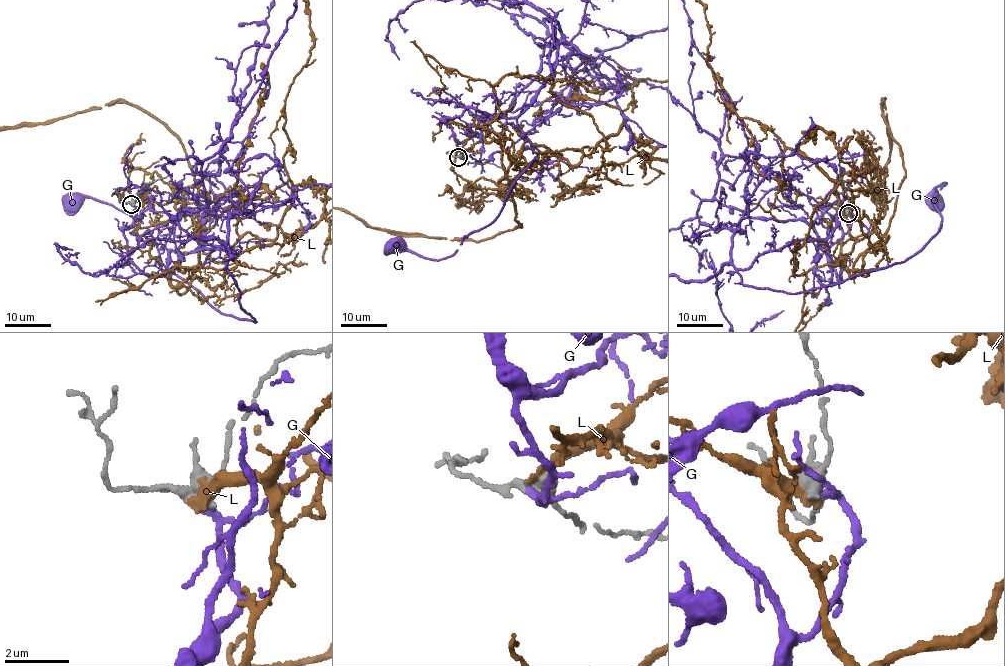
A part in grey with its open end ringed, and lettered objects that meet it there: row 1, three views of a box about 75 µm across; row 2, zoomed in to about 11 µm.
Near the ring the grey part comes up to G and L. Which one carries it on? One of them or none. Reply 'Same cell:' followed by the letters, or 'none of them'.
Same cell: G

